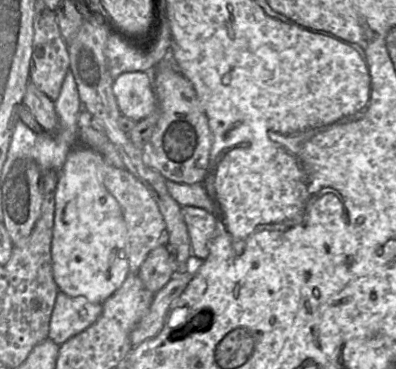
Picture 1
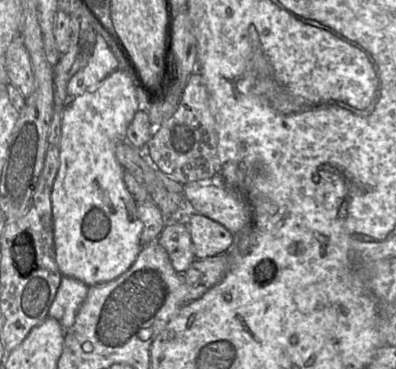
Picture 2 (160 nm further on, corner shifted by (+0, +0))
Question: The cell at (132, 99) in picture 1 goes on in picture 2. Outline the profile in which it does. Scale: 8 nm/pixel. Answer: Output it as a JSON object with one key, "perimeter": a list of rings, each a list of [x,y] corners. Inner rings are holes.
{"perimeter":[[[121,61],[121,67],[112,72],[106,79],[95,86],[92,90],[88,90],[84,94],[77,96],[71,103],[68,104],[63,113],[62,137],[60,142],[60,167],[58,169],[58,173],[52,189],[52,213],[56,263],[59,271],[63,276],[68,276],[80,280],[87,286],[109,282],[118,278],[132,266],[140,250],[142,249],[140,244],[140,235],[143,230],[143,222],[137,213],[136,201],[125,186],[123,180],[124,169],[117,161],[114,153],[116,143],[118,141],[127,140],[127,128],[136,112],[140,109],[141,104],[144,104],[143,93],[137,89],[134,79],[127,71],[124,62]]]}

